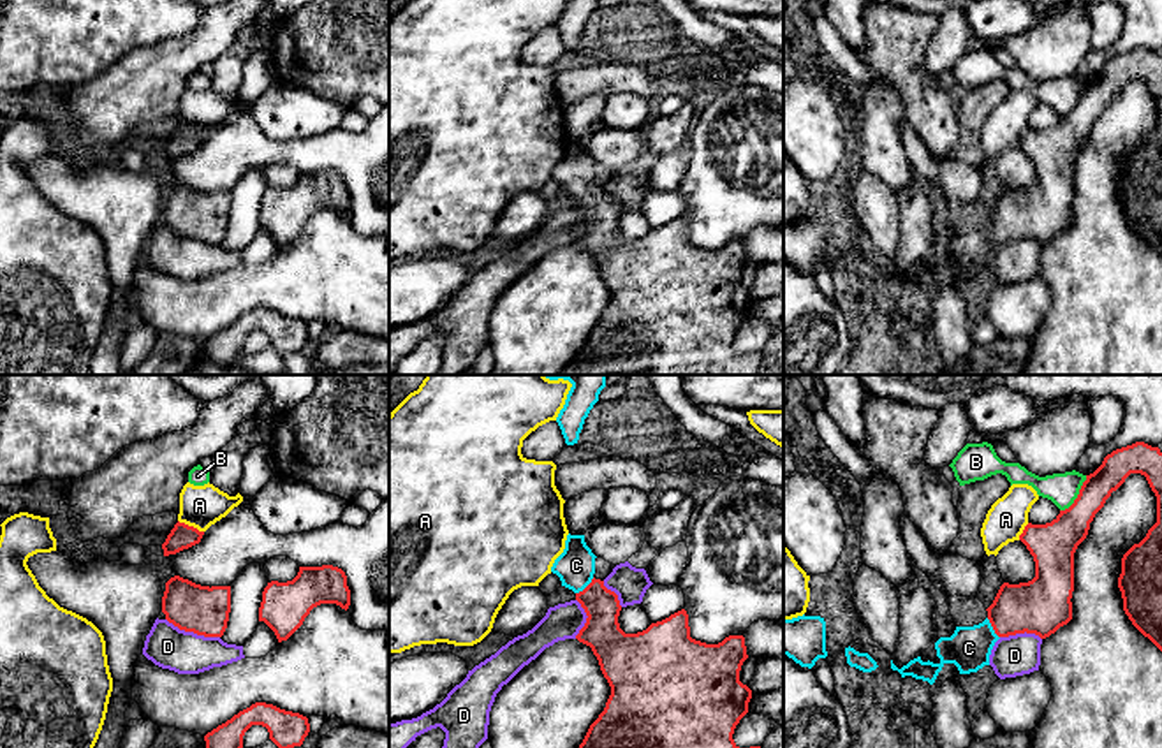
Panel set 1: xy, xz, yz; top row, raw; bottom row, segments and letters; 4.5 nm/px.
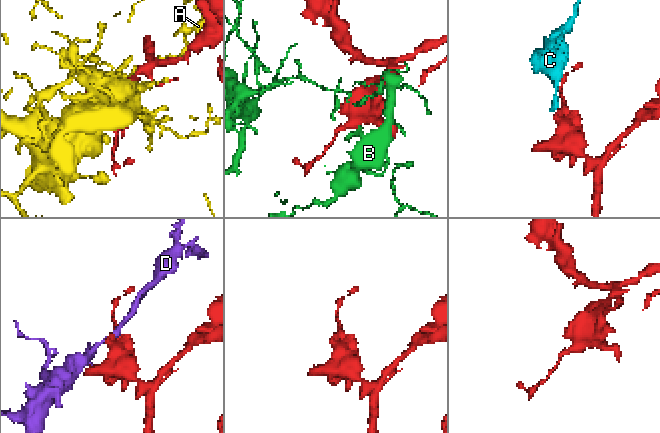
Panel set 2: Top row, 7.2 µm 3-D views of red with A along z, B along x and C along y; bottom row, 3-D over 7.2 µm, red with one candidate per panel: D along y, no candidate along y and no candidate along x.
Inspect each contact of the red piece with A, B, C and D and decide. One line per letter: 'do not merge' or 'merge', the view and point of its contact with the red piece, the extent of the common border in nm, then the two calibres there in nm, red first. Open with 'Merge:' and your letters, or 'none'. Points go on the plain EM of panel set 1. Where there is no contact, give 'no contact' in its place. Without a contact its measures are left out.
Merge: C
A: do not merge; contact xy (191, 132); length 130 nm; calibres 110 and 190 nm
B: do not merge; contact yz (1078, 101); length 200 nm; calibres 200 and 150 nm
C: merge; contact xz (587, 192); length 120 nm; calibres 170 and 180 nm
D: do not merge; contact xy (192, 236); length 260 nm; calibres 220 and 200 nm

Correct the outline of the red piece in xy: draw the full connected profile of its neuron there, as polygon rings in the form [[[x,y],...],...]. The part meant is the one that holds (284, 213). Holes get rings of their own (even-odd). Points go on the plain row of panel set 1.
[[[333,171],[299,172],[292,187],[271,187],[262,197],[259,227],[264,227],[278,248],[287,246],[320,209],[350,211],[347,181]]]

